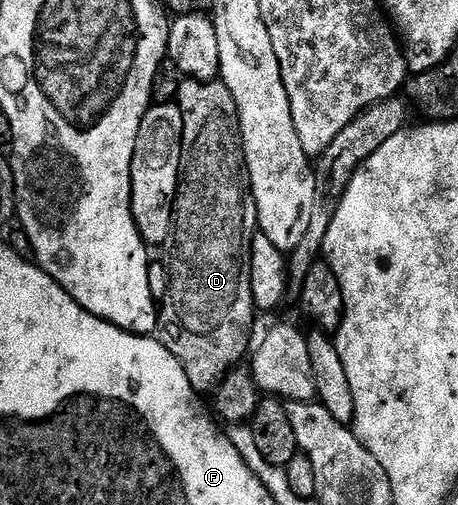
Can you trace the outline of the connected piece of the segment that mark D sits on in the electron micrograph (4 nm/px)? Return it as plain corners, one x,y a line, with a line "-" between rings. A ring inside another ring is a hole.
217,78
214,80
200,81
196,79
185,79
184,85
180,88
180,97
178,103
182,110
182,122
184,123
184,133
182,134
182,162
180,166
179,188
176,194
175,208
172,214
172,231
168,236
166,250
168,250
168,289
164,292
164,300
162,296
162,307
158,312
158,339
161,344
166,346
166,350
170,350
170,354
174,358
178,358
178,362
182,362
186,378
190,378
190,386
197,394
211,393
213,389
219,385
220,381
228,375
229,371
241,363
240,357
234,351
234,343
236,337
234,318
238,316
239,310
243,304
251,301
251,248
252,239
258,233
258,225
256,223
256,203
250,191
248,183
248,173
244,162
244,145
240,138
240,115
238,114
238,106
234,102
234,94
230,94
230,90
224,85
224,81

